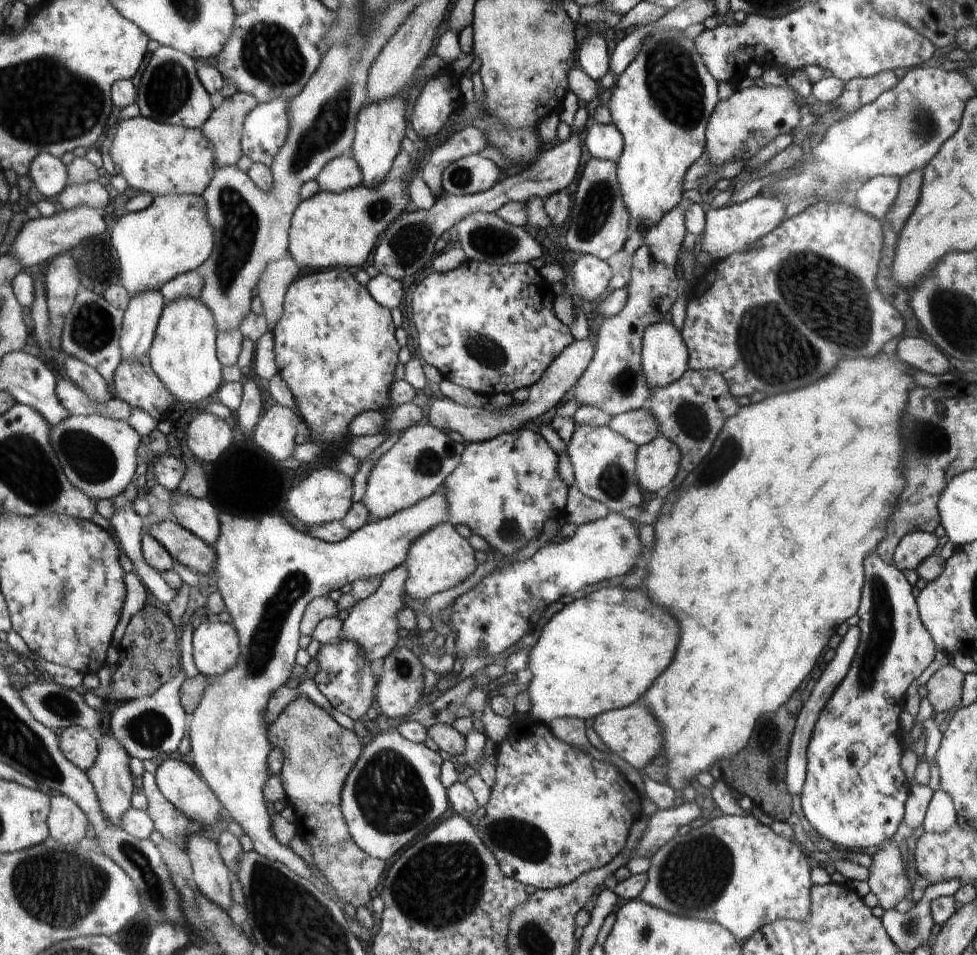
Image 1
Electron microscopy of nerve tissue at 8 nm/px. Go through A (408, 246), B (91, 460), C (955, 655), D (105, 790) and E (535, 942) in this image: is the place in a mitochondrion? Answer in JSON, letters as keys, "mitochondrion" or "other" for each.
{"A":"mitochondrion","B":"mitochondrion","C":"other","D":"other","E":"mitochondrion"}

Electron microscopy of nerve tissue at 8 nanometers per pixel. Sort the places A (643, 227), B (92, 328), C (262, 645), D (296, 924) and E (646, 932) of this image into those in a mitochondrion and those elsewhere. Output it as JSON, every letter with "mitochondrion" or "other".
{"A":"other","B":"mitochondrion","C":"mitochondrion","D":"mitochondrion","E":"mitochondrion"}

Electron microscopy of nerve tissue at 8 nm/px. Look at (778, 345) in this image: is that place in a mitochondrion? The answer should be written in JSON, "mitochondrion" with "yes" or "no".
{"mitochondrion":"yes"}

